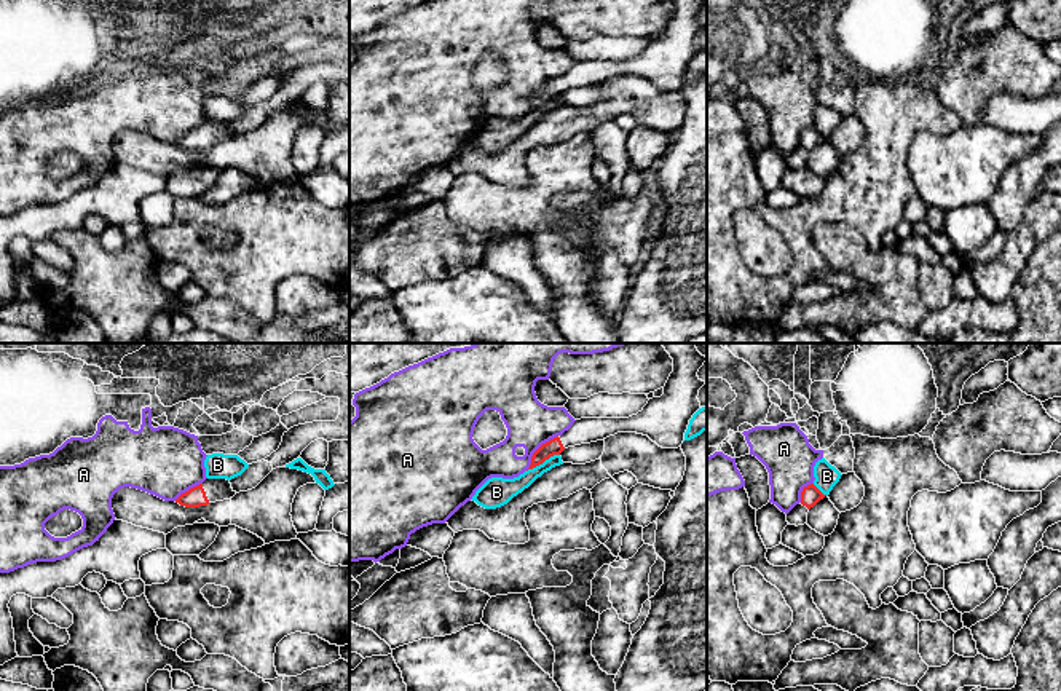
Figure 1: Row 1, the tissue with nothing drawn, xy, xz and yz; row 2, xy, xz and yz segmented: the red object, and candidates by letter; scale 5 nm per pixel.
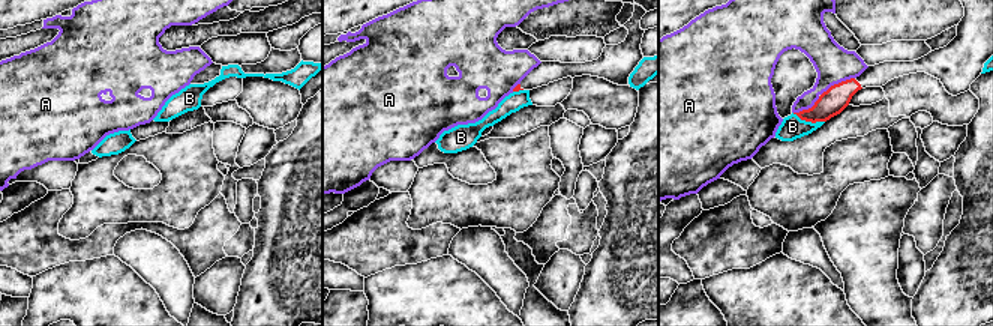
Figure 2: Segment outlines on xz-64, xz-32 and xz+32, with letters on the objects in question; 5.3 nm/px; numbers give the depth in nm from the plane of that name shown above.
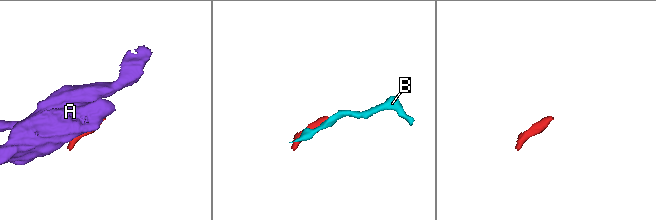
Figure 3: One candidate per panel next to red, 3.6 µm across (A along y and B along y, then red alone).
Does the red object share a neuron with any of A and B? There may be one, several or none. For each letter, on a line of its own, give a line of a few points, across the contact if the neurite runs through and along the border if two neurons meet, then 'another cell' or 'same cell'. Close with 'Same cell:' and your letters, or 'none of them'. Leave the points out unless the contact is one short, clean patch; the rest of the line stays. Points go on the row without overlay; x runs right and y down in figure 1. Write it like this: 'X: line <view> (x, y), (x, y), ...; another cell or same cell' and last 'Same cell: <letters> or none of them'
A: another cell
B: another cell
Same cell: none of them

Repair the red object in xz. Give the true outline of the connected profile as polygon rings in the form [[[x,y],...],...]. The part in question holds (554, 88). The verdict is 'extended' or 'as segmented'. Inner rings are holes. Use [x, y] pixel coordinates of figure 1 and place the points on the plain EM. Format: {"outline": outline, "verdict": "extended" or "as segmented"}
{"outline": [[[672,0],[670,16],[664,37],[653,40],[641,54],[629,61],[581,61],[562,78],[542,86],[531,99],[533,112],[565,91],[603,83],[617,75],[637,75],[648,78],[662,91],[678,91],[684,83],[692,57],[702,51],[697,41],[705,27],[697,19],[707,0]]], "verdict": "extended"}

